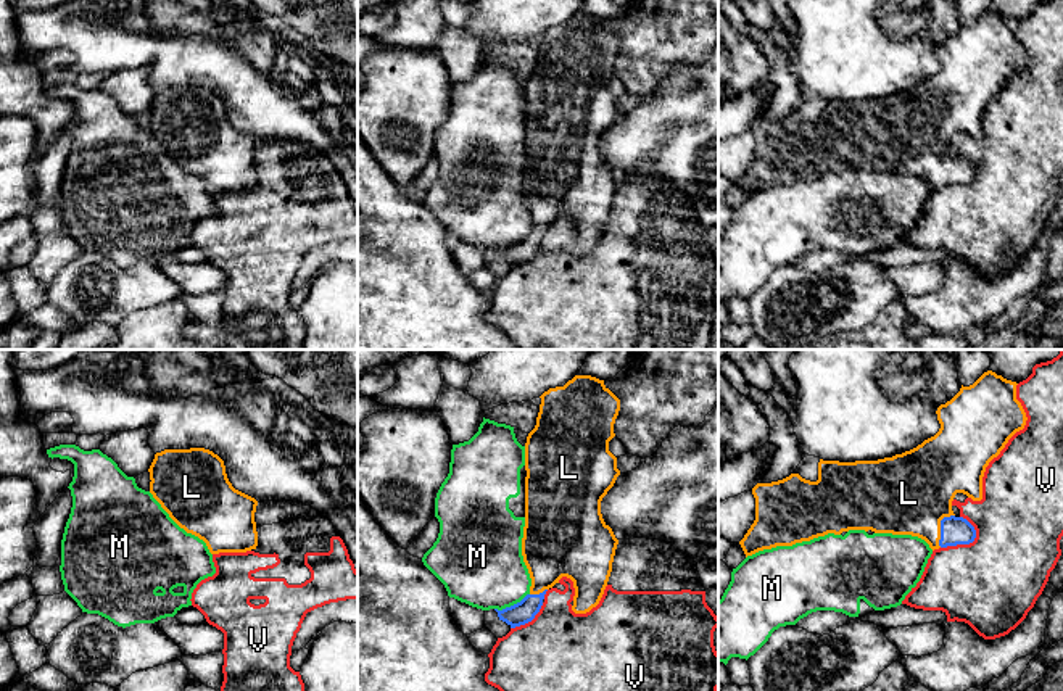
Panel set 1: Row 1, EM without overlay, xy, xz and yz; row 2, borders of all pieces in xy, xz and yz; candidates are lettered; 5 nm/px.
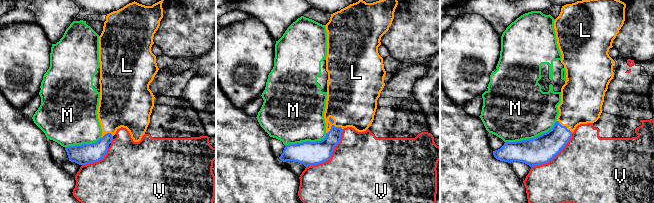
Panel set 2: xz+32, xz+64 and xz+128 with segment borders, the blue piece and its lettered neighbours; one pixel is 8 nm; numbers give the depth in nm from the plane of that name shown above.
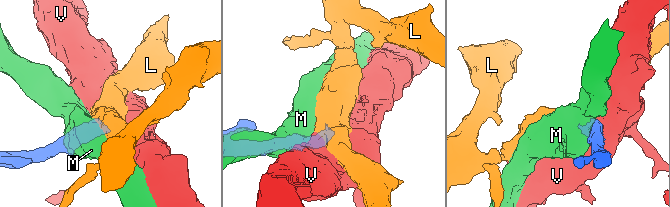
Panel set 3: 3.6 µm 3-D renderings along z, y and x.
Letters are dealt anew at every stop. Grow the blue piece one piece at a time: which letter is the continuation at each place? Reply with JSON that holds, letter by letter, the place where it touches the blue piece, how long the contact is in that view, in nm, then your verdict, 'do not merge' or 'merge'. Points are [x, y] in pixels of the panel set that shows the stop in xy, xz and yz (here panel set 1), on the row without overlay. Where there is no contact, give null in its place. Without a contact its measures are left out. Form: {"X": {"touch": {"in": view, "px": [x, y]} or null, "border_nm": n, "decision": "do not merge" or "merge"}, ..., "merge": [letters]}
{"L": {"touch": {"in": "yz", "px": [941, 166]}, "border_nm": 180, "decision": "merge"}, "M": {"touch": {"in": "xz", "px": [511, 245]}, "border_nm": 190, "decision": "do not merge"}, "V": {"touch": {"in": "yz", "px": [963, 182]}, "border_nm": 200, "decision": "do not merge"}, "merge": ["L"]}

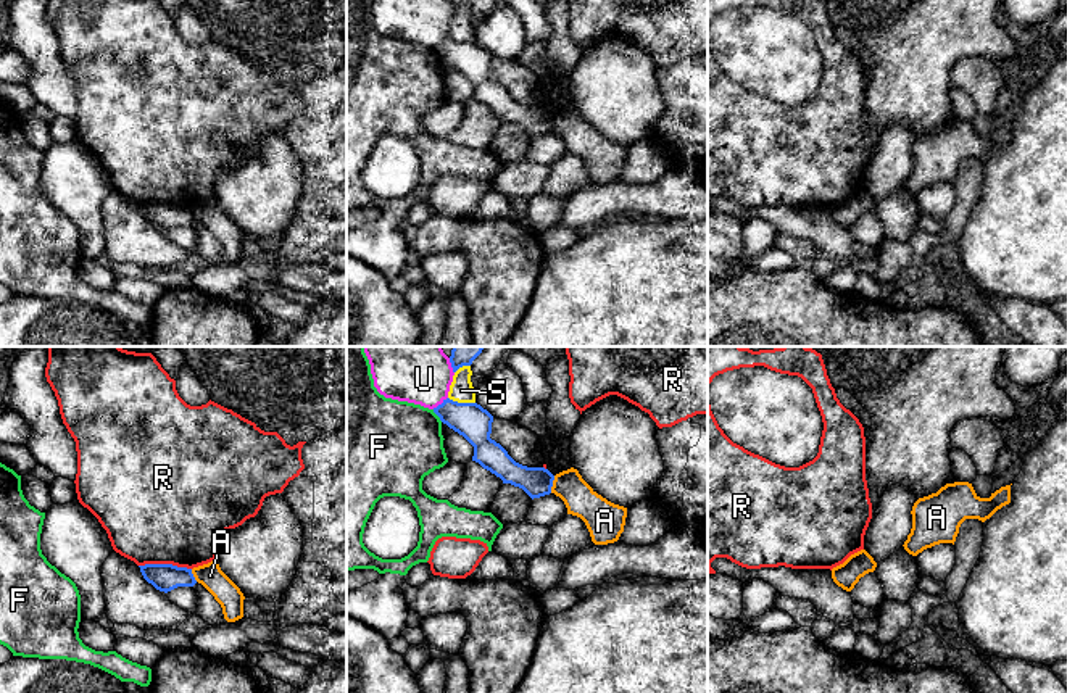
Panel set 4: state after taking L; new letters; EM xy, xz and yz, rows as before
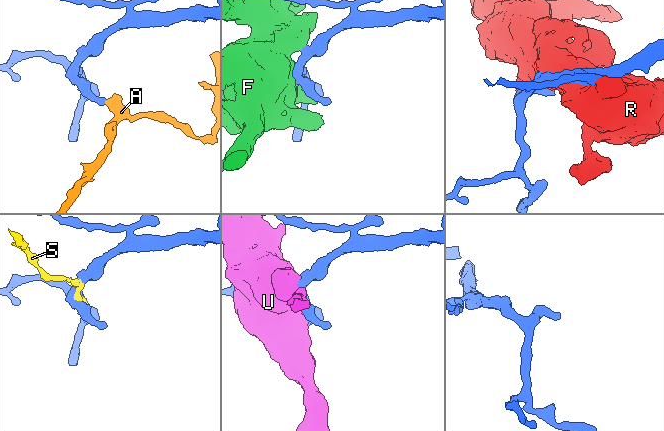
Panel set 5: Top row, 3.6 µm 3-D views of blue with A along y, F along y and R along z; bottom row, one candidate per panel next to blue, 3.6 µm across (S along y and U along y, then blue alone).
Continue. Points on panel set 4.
{"A": {"touch": {"in": "xz", "px": [552, 123]}, "border_nm": 90, "decision": "do not merge"}, "F": {"touch": {"in": "xz", "px": [437, 53]}, "border_nm": 80, "decision": "do not merge"}, "R": {"touch": {"in": "xy", "px": [165, 203]}, "border_nm": 260, "decision": "do not merge"}, "S": {"touch": {"in": "xz", "px": [461, 42]}, "border_nm": 140, "decision": "do not merge"}, "U": {"touch": {"in": "xz", "px": [439, 44]}, "border_nm": 100, "decision": "do not merge"}, "merge": []}

